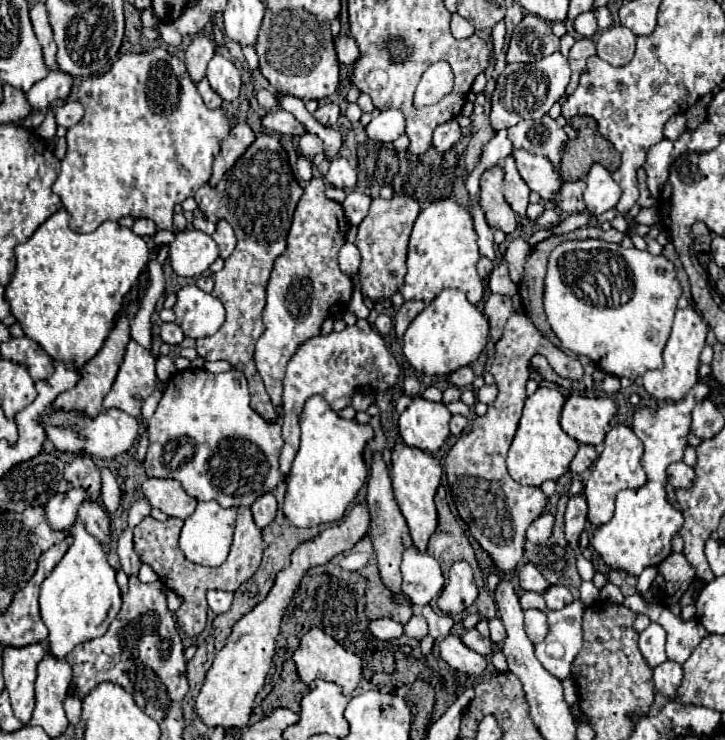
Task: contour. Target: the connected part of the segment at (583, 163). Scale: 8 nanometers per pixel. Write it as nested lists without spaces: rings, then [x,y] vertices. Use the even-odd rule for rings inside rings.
[[[572,117],[570,125],[576,129],[578,137],[574,141],[568,141],[568,147],[560,161],[560,175],[564,181],[584,179],[594,163],[600,163],[610,173],[620,167],[618,153],[606,139],[602,139],[602,135],[598,135],[598,125],[592,117]],[[584,129],[590,131],[590,137],[582,133]]]

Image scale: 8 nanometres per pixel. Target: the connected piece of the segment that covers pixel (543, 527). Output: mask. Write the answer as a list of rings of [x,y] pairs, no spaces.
[[[540,515],[536,521],[532,521],[532,525],[528,527],[528,541],[542,545],[544,541],[548,541],[550,533],[552,533],[552,525],[554,525],[554,517],[548,515]]]

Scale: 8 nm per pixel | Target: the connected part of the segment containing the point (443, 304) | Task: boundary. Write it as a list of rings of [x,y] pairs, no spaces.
[[[444,289],[410,323],[404,333],[404,355],[422,375],[448,375],[476,361],[488,341],[488,319],[458,289]]]

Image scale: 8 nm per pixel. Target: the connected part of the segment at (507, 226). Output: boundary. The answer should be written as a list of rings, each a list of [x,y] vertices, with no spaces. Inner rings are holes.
[[[490,167],[480,179],[480,205],[492,229],[502,229],[506,235],[516,229],[516,213],[504,199],[504,173],[502,167]]]

